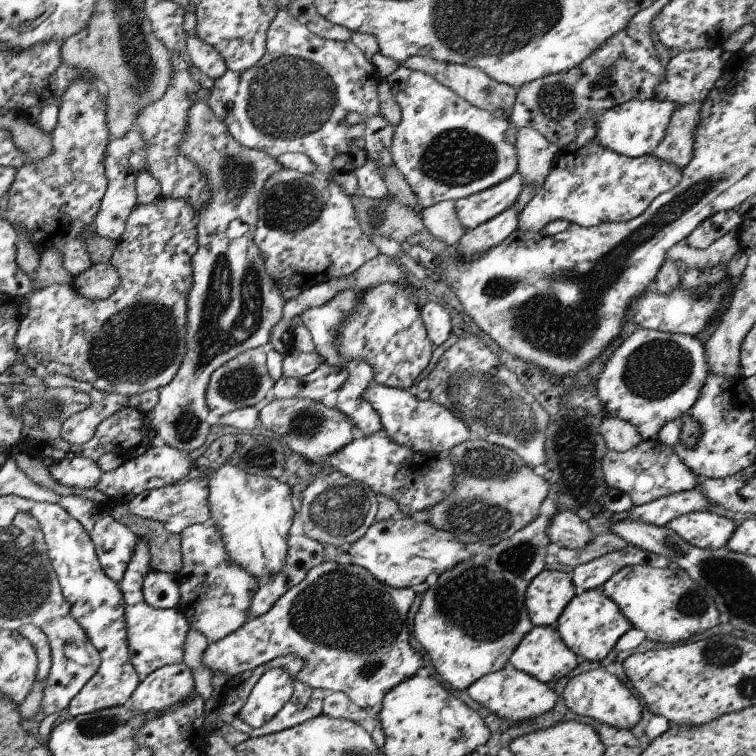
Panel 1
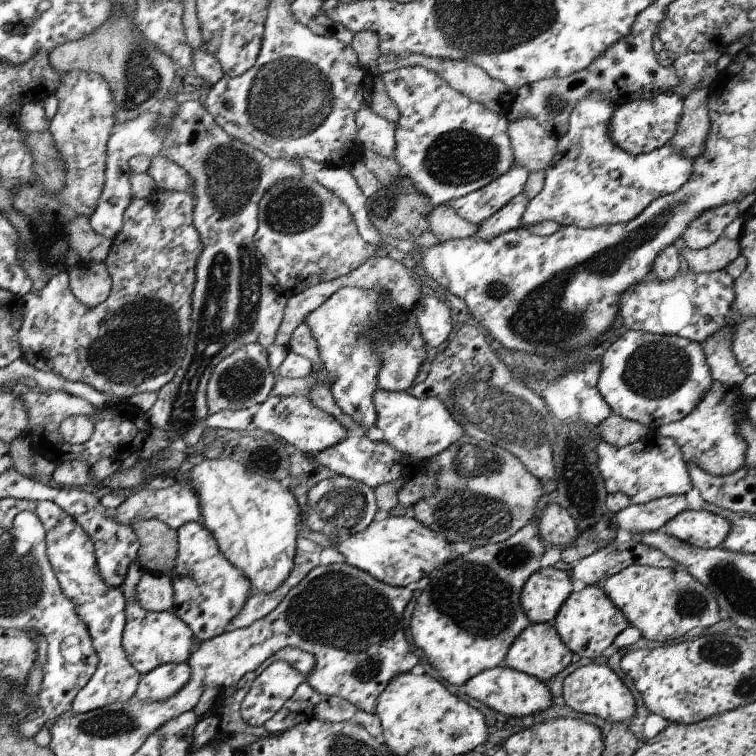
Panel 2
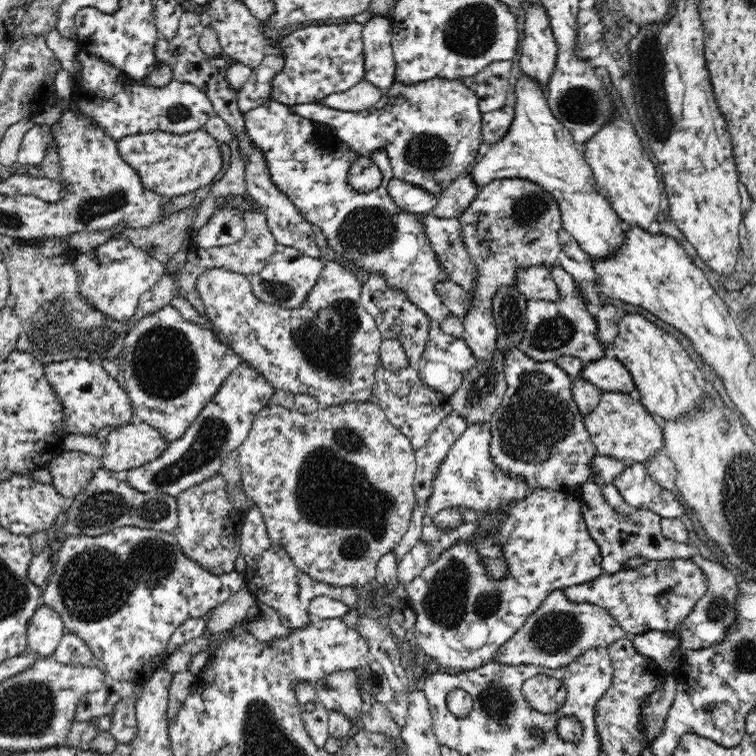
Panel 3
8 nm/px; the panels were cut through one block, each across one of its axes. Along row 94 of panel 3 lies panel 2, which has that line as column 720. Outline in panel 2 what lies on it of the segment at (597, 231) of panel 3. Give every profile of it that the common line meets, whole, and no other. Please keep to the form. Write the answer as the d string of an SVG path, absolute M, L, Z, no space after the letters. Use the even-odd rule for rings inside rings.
M687 510L663 525L663 532L702 549L719 547L730 529L727 519L705 510Z

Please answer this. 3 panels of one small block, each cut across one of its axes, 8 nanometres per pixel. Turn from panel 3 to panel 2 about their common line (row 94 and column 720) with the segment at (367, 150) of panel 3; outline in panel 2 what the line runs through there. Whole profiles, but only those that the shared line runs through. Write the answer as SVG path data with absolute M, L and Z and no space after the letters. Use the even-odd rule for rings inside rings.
M713 381L707 392L699 399L695 408L678 421L670 422L666 425L658 426L655 433L659 437L670 438L679 447L682 459L685 463L692 463L699 467L705 473L713 476L725 476L734 473L741 467L744 467L744 458L746 457L747 443L739 432L738 424L742 418L743 408L747 410L747 404L743 404L743 392L737 385L723 385L720 382Z

